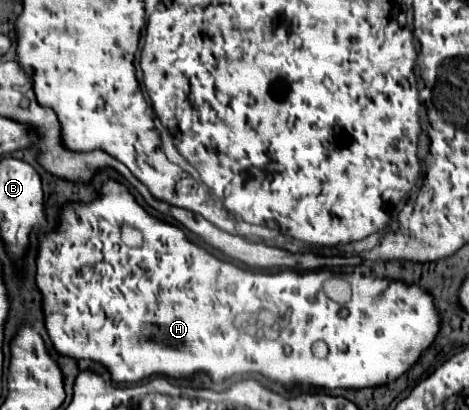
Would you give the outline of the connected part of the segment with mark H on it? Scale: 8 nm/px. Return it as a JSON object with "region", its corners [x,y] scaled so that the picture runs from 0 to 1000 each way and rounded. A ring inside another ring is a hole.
{"region":[[[230,441],[213,456],[213,476],[209,476],[209,490],[196,490],[192,500],[179,500],[179,495],[158,495],[158,500],[141,500],[132,515],[128,515],[128,549],[115,568],[107,573],[94,573],[85,578],[85,612],[81,612],[81,632],[77,632],[77,695],[90,715],[90,749],[94,749],[94,768],[98,768],[98,802],[102,802],[102,817],[119,846],[124,861],[132,866],[145,866],[145,871],[158,871],[158,876],[196,876],[196,880],[209,880],[217,890],[226,890],[239,910],[239,924],[252,929],[252,934],[294,934],[303,929],[307,920],[324,920],[324,915],[362,915],[362,920],[409,920],[418,910],[443,910],[461,934],[473,934],[478,924],[495,920],[495,915],[525,915],[525,910],[559,910],[559,915],[571,915],[576,924],[593,929],[597,939],[623,949],[631,934],[657,934],[657,939],[670,939],[670,944],[691,944],[691,949],[776,949],[776,944],[806,944],[806,939],[819,939],[819,934],[832,934],[840,929],[844,920],[853,920],[861,905],[870,905],[878,895],[878,885],[887,885],[887,876],[896,871],[896,856],[913,851],[913,841],[921,841],[921,827],[930,822],[930,807],[938,798],[938,773],[930,768],[930,749],[921,739],[921,724],[917,720],[904,720],[904,710],[896,700],[874,700],[866,690],[853,690],[853,685],[827,685],[827,680],[780,680],[780,676],[768,676],[768,671],[755,671],[751,676],[751,724],[742,739],[733,739],[733,773],[729,773],[729,744],[704,734],[695,724],[695,710],[691,710],[691,685],[699,676],[699,661],[665,661],[665,666],[631,666],[631,661],[593,661],[593,666],[533,666],[533,661],[520,661],[512,651],[503,651],[499,641],[490,637],[473,637],[473,632],[461,632],[443,605],[426,598],[426,593],[409,593],[392,578],[392,568],[371,554],[371,549],[358,549],[358,544],[345,544],[328,529],[320,529],[294,495],[290,485],[273,471],[273,461],[247,441]],[[264,549],[281,549],[290,559],[299,559],[307,568],[307,598],[294,602],[294,607],[281,607],[273,602],[264,588],[252,588],[252,568],[247,563],[260,563]],[[689,705],[691,720],[691,788],[657,788],[652,802],[644,802],[640,783],[627,783],[631,768],[640,768],[640,744],[644,744],[644,729],[657,729],[657,720],[674,729],[678,710]],[[606,734],[606,749],[610,749],[610,768],[618,773],[618,783],[610,788],[610,768],[606,778],[593,773],[597,783],[588,783],[580,798],[567,798],[563,778],[554,773],[554,754],[567,754],[567,759],[580,759],[584,763],[584,749],[597,749]],[[618,812],[631,812],[640,817],[640,827],[618,827]],[[661,817],[708,817],[708,827],[682,827],[682,822],[661,822]],[[674,832],[691,832],[695,846],[699,846],[699,866],[695,871],[674,871],[670,856],[665,856],[665,841]]]}

